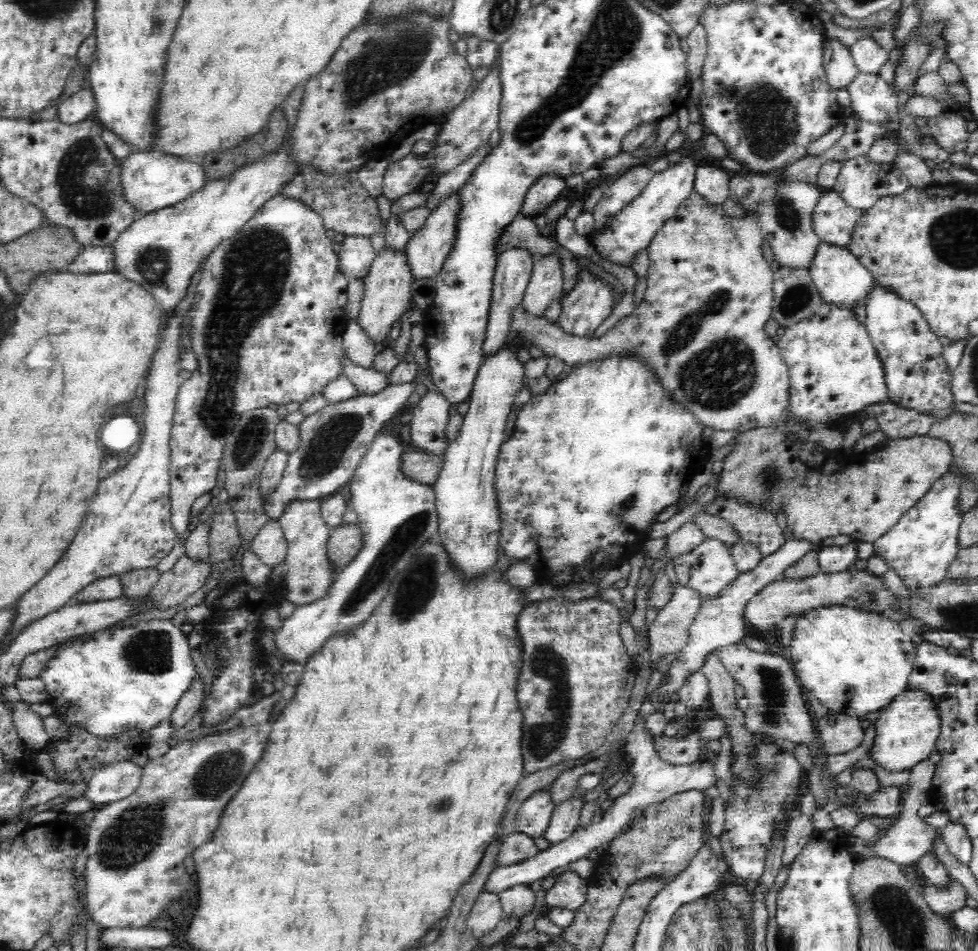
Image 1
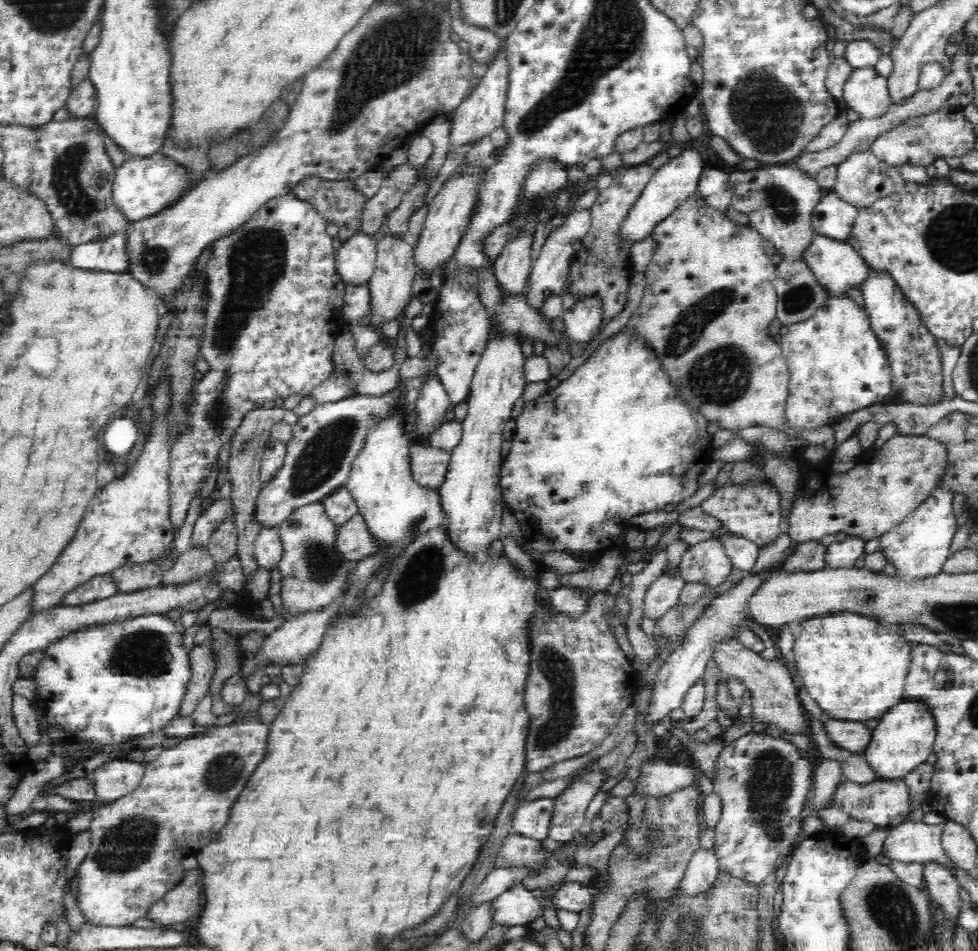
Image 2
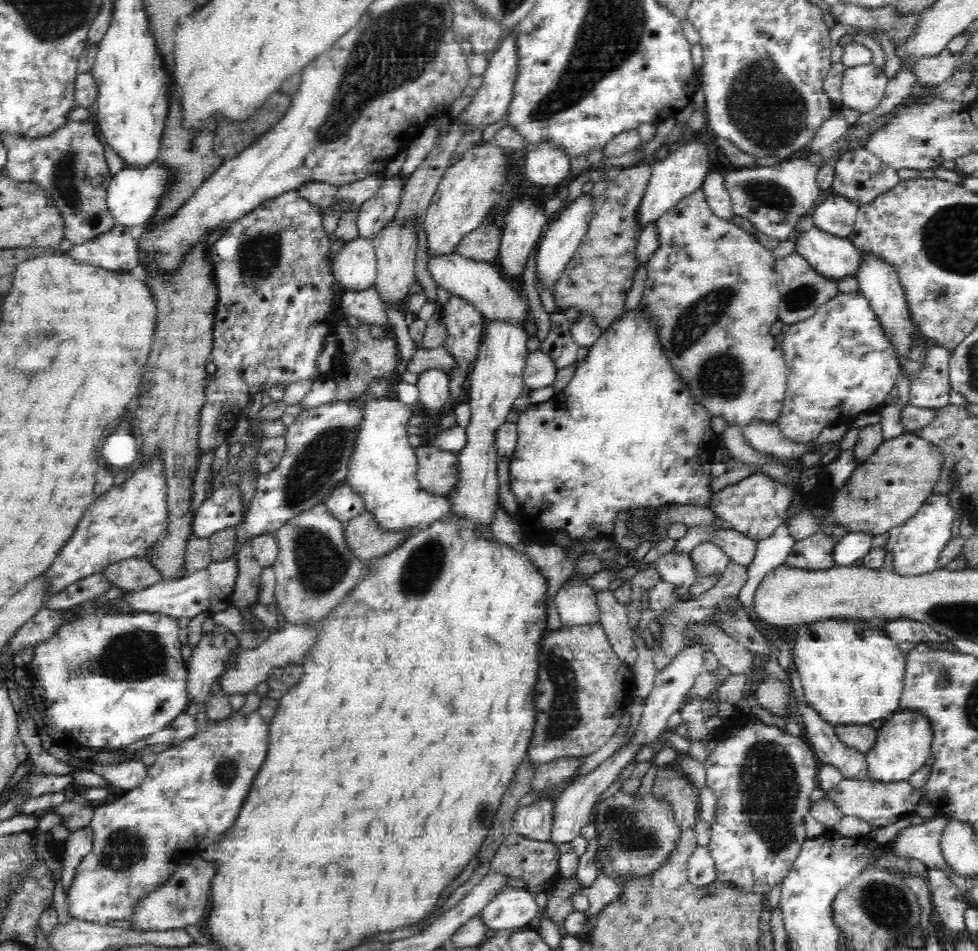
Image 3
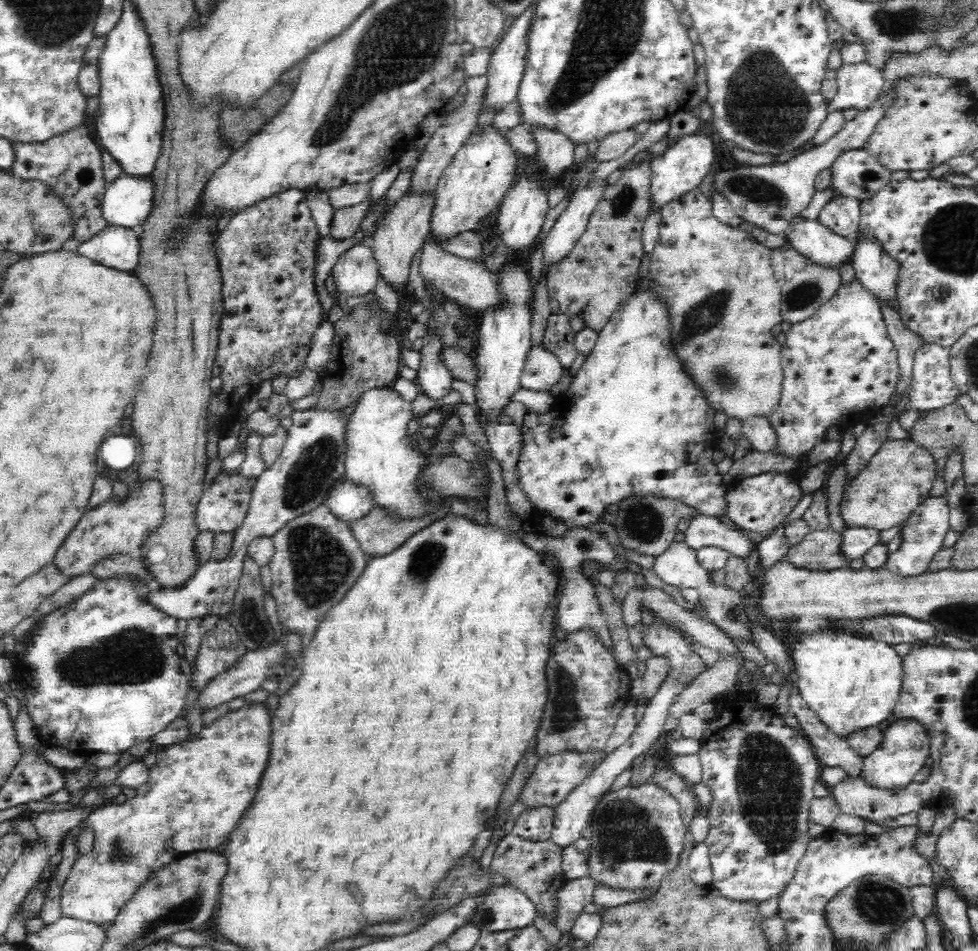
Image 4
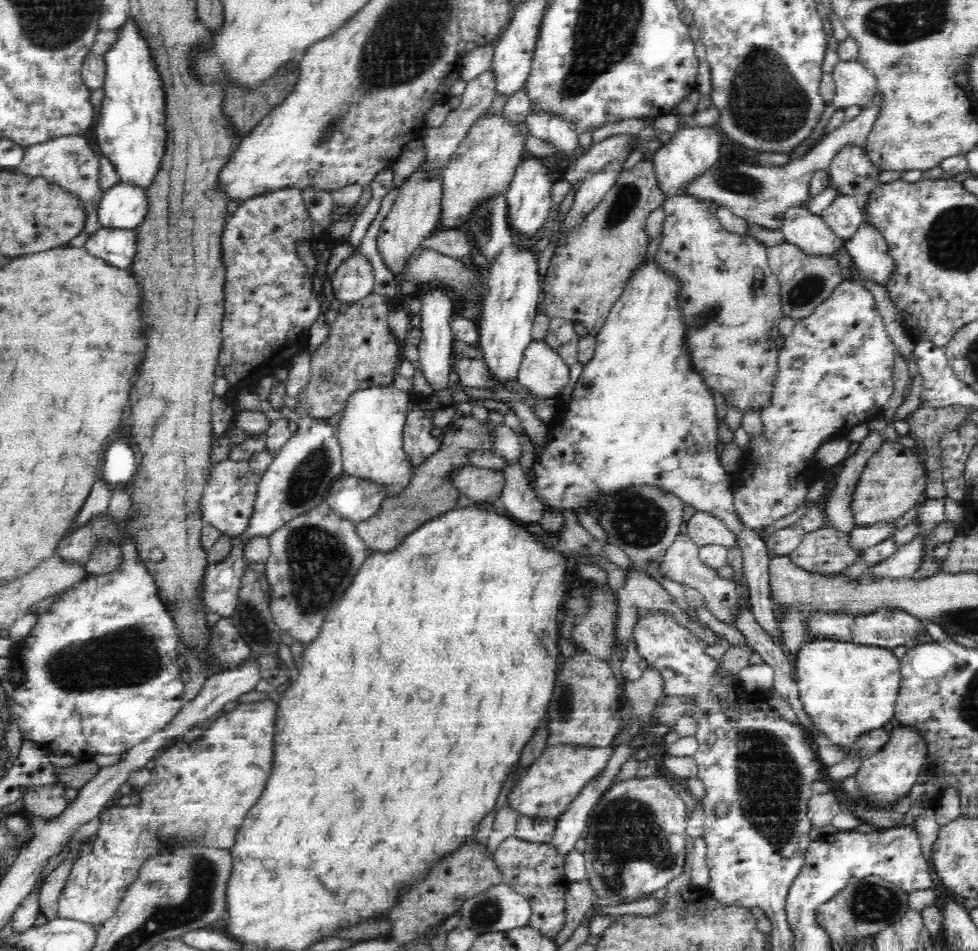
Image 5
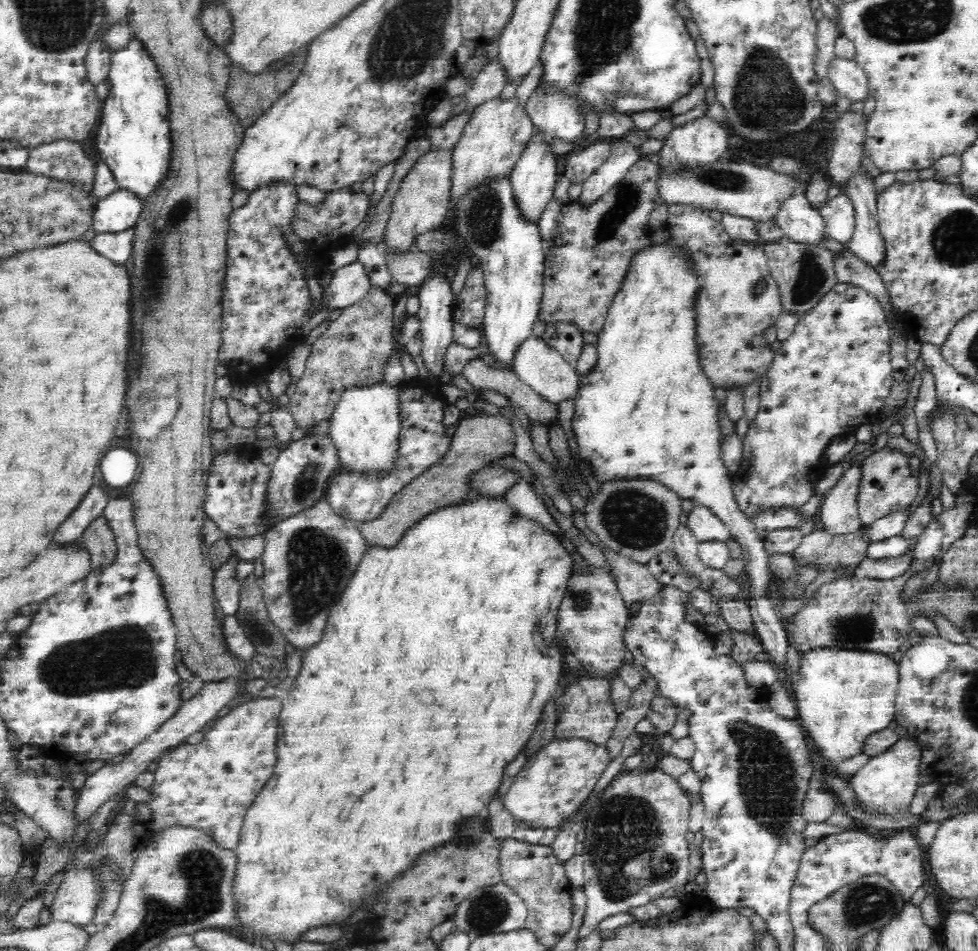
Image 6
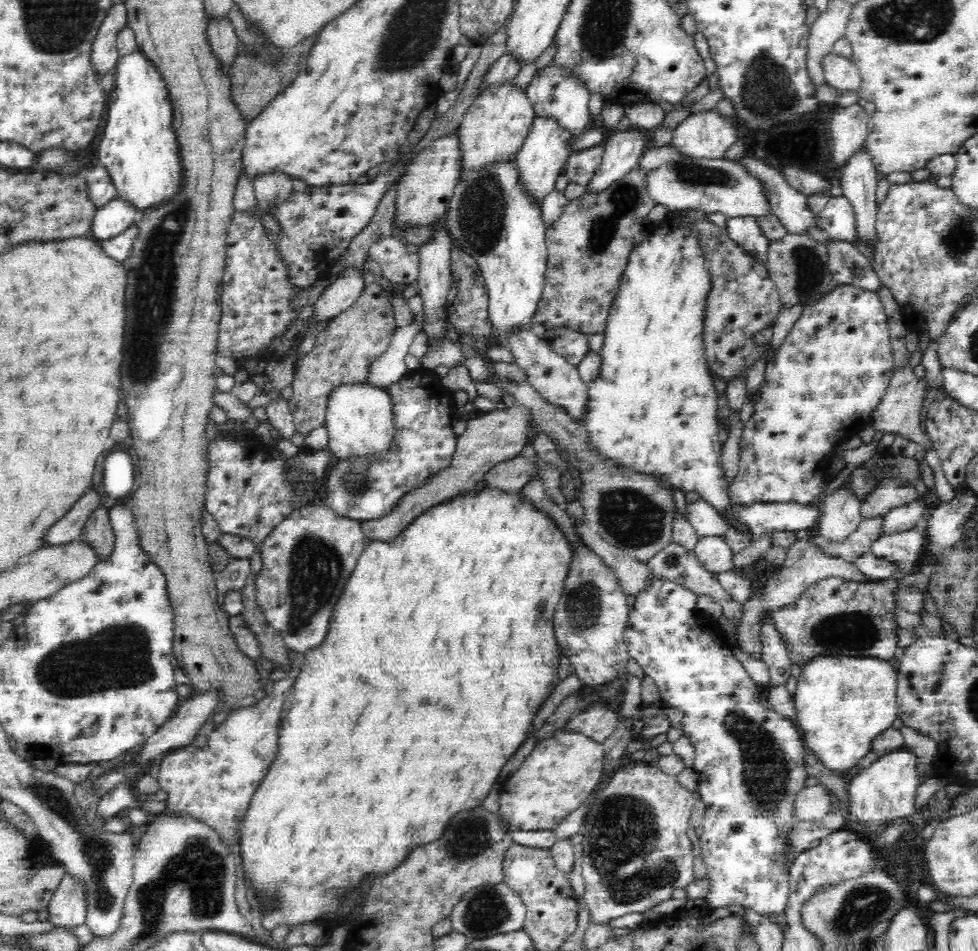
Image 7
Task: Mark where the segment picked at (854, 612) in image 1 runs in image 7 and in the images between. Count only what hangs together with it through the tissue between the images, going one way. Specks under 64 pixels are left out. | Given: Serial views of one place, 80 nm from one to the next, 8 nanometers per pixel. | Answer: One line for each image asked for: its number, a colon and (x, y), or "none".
2: (853, 667)
3: (851, 674)
4: (850, 684)
5: (846, 690)
6: (843, 697)
7: (842, 705)

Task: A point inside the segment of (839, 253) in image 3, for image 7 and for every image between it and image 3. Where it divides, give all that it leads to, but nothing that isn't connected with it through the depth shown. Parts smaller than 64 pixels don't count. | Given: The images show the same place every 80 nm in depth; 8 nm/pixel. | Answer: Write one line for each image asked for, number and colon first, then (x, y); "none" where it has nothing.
4: (811, 238)
5: (809, 231)
6: (797, 219)
7: (789, 205)

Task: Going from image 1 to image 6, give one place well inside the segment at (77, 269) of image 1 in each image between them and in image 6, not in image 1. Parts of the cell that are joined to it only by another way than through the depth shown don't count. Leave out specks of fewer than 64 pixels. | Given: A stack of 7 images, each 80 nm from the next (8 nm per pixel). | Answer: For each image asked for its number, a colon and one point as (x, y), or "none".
2: (111, 254)
3: (117, 249)
4: (115, 247)
5: (117, 247)
6: (118, 247)

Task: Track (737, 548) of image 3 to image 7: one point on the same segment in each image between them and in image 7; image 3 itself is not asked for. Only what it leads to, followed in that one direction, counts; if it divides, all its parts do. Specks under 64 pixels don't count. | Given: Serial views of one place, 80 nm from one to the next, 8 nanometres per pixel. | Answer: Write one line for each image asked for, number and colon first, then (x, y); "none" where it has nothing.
4: (703, 530)
5: (704, 529)
6: (705, 526)
7: (704, 517)

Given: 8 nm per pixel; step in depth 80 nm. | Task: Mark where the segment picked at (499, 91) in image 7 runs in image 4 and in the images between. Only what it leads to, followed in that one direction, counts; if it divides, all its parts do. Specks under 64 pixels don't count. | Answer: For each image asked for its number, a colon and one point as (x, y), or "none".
4: (480, 174)
5: (483, 164)
6: (494, 136)

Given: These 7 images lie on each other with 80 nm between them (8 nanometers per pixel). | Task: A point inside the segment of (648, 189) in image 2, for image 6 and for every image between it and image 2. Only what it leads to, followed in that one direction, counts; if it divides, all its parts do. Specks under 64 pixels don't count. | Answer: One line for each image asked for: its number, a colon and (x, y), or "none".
3: (682, 172)
4: (680, 168)
5: (692, 150)
6: (703, 140)

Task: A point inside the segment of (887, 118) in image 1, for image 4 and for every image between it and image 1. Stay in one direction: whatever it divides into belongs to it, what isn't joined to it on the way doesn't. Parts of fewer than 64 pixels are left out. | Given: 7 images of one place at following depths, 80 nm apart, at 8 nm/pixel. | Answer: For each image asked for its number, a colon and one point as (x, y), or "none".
2: (865, 91)
3: (862, 86)
4: (858, 84)

